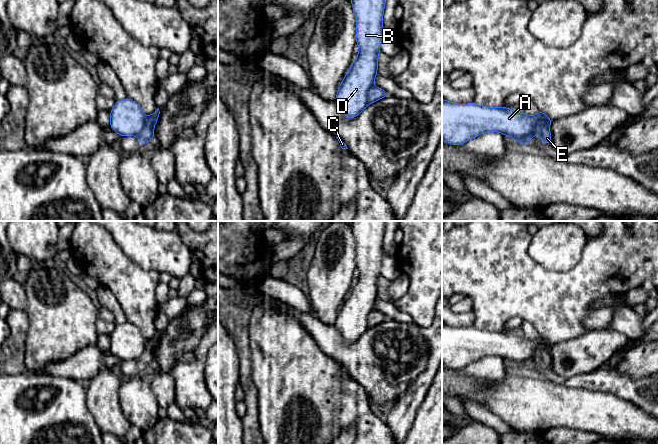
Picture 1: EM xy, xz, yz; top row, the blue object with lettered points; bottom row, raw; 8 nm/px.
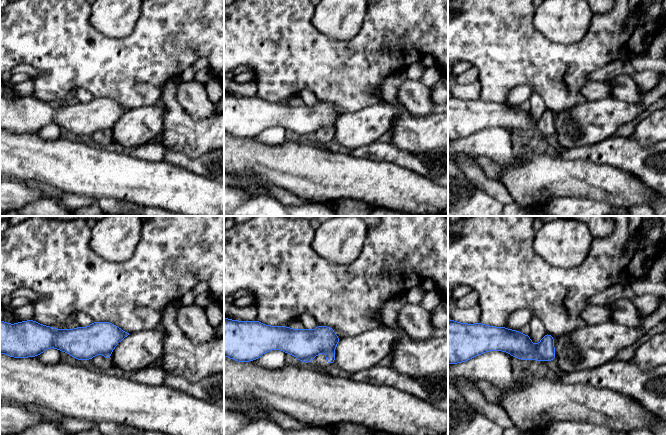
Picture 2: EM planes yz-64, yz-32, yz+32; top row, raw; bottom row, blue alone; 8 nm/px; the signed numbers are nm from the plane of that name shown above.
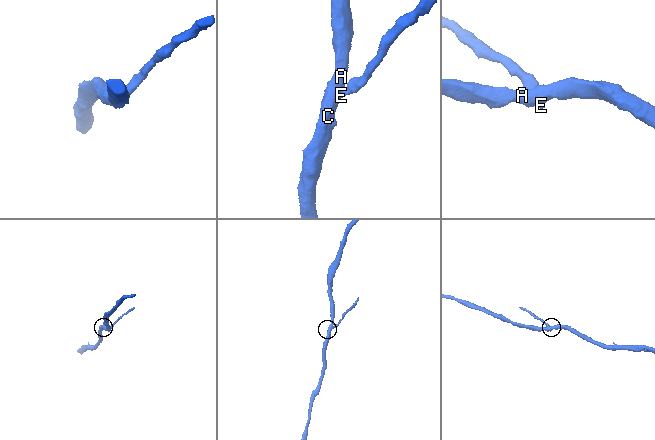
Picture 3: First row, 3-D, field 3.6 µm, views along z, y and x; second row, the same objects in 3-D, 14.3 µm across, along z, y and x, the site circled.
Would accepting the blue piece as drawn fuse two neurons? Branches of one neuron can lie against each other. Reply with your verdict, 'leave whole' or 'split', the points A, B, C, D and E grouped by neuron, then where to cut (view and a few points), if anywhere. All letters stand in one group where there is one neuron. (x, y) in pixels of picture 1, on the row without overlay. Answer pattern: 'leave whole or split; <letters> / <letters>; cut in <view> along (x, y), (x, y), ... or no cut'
split; A B C D / E; cut in yz along (548, 351), (540, 346), (533, 357)

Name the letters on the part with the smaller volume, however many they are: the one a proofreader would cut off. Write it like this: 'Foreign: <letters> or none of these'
Foreign: E

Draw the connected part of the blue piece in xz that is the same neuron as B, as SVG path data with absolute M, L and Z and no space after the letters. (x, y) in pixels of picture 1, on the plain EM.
M352 221L351 223L351 229L357 242L356 267L359 270L360 275L357 277L357 283L352 286L348 296L346 297L342 307L340 308L335 321L336 328L339 330L342 337L347 343L357 341L369 328L367 323L367 317L373 311L374 303L378 299L378 279L381 276L380 268L383 258L383 237L385 227L386 221Z

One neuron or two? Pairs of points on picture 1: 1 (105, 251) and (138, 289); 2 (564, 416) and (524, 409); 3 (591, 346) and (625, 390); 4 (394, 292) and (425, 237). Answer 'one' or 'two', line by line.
1: one
2: one
3: two
4: two

